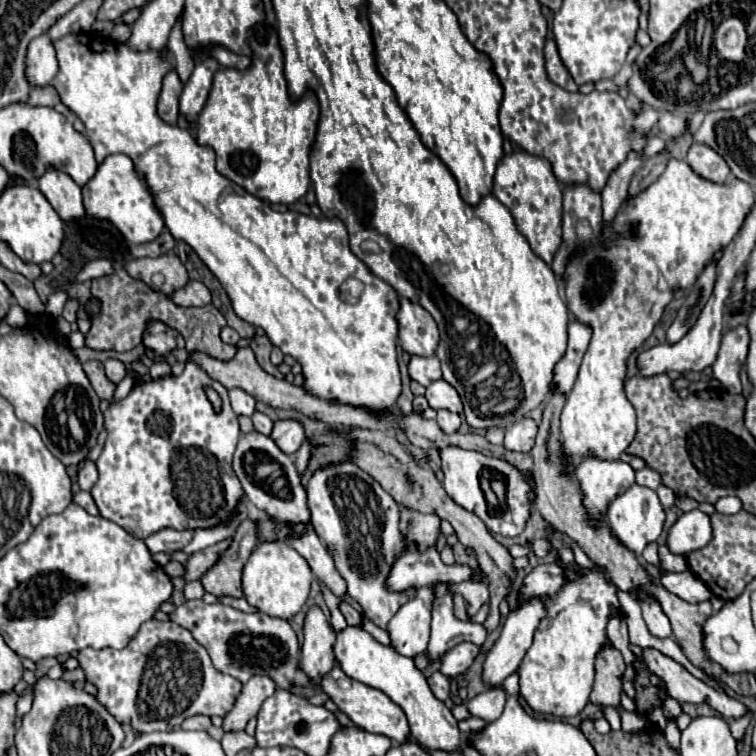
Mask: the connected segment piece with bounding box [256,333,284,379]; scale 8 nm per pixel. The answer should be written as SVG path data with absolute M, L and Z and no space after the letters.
M258 333L258 335L256 335L256 359L258 359L260 367L262 367L266 373L274 375L276 379L282 379L284 375L270 363L270 351L272 351L272 345L270 345L268 337L262 335L262 333Z

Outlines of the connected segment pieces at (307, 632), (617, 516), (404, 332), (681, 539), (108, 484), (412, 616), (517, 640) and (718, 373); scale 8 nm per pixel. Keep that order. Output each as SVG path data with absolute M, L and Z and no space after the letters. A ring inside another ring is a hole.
M312 607L304 621L304 643L302 643L302 657L300 669L308 675L314 687L318 687L320 679L332 671L334 655L332 645L336 641L334 629L328 625L324 613L318 607Z
M634 483L630 489L626 489L622 495L618 495L618 497L610 503L606 515L608 515L608 525L610 525L612 533L614 533L628 549L632 549L638 557L642 555L642 549L644 549L648 543L652 543L652 541L656 541L656 539L660 537L662 527L664 527L664 519L666 519L664 507L662 507L662 503L660 503L656 491L650 489L650 487L642 487L642 485L638 485L638 483Z
M402 299L396 321L398 321L398 339L406 353L422 357L434 355L438 347L438 327L432 315L422 305Z
M700 509L684 513L668 533L668 549L674 555L688 555L702 549L712 539L710 517Z
M192 359L186 361L186 369L180 375L136 383L124 399L110 403L104 417L108 437L100 457L96 459L100 479L90 491L104 519L118 523L138 539L146 539L162 527L172 527L176 531L210 529L218 523L226 523L226 519L234 515L238 499L244 499L242 485L232 471L232 453L240 439L238 415L230 407L226 387L212 379ZM204 385L218 391L222 399L222 409L218 413L208 401Z
M434 585L422 587L416 597L400 607L388 623L392 647L406 655L416 657L426 651L430 639L430 611L434 603Z
M534 599L530 603L524 603L522 607L518 609L512 609L504 627L502 627L502 633L498 637L498 641L494 643L494 647L488 651L486 655L486 661L484 661L484 669L482 669L482 681L488 685L488 687L496 687L496 685L502 685L502 681L506 677L510 677L512 673L518 671L518 665L526 653L526 649L532 645L532 635L540 623L540 619L546 615L544 611L544 601L546 599Z
M744 325L728 329L722 337L718 359L712 365L714 379L718 379L720 385L734 395L742 393L740 371L748 357L748 343L750 343L750 337L748 337L748 329Z

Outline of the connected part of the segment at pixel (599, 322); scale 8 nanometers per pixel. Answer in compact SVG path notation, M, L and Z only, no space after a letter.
M670 159L666 171L660 175L658 181L642 189L638 195L624 199L622 207L610 223L610 239L604 239L600 231L594 243L580 243L572 251L564 269L564 299L568 311L574 315L574 321L584 323L592 329L592 339L582 359L574 389L568 395L560 417L562 447L568 457L596 455L602 459L618 459L634 441L636 413L624 393L628 357L646 343L646 339L658 325L666 305L672 301L674 291L690 289L716 249L732 241L732 237L740 231L752 203L754 193L748 183L734 179L730 183L716 185L698 177L686 161Z

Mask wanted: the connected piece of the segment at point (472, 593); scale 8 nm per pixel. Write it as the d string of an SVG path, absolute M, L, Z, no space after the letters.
M466 581L466 583L456 583L456 585L448 585L450 587L450 591L464 591L464 599L466 599L466 603L468 603L468 615L472 617L472 619L476 619L476 615L478 615L478 611L480 611L480 607L484 605L484 611L486 611L486 605L488 605L488 587L486 587L486 583L484 581Z

